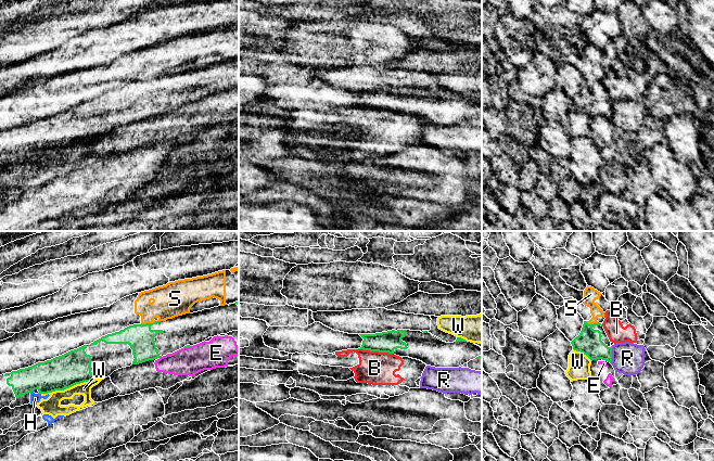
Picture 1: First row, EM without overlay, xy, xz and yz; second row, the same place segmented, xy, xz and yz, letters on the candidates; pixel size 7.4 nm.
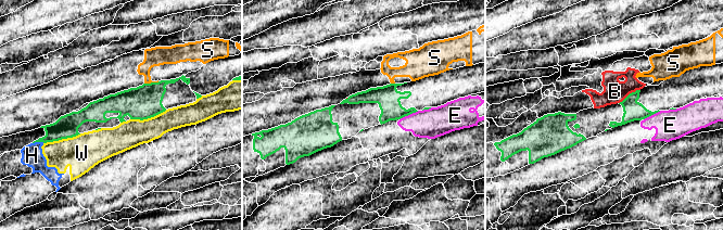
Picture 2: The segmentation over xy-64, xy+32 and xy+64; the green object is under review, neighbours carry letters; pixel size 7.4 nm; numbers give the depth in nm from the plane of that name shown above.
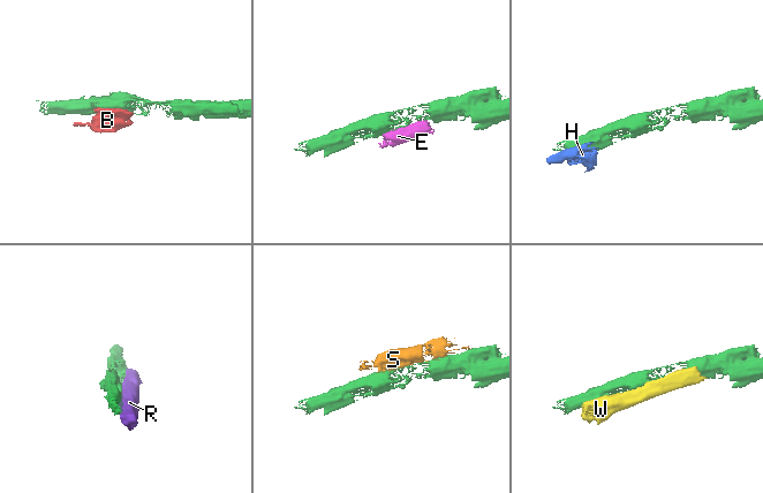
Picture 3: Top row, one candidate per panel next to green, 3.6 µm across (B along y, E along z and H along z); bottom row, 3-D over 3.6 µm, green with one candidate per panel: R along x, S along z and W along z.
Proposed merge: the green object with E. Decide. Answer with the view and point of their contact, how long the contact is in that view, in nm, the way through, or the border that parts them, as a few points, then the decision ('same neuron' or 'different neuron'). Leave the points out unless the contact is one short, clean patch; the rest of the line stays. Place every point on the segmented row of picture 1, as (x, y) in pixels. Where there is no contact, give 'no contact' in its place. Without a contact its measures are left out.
contact xy (187, 346); length 50 nm; border xy (190, 346), (185, 347); different neuron

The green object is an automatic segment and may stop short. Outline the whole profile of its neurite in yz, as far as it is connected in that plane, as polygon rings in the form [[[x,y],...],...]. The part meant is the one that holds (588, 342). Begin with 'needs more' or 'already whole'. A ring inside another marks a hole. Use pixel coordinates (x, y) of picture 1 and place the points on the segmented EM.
needs more | [[[584,321],[582,331],[571,342],[573,349],[586,355],[591,361],[602,359],[611,363],[612,346],[601,323],[588,324]]]

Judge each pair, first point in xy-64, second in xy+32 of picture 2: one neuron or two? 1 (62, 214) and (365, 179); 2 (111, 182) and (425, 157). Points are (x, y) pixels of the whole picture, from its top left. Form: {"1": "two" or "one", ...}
{"1": "one", "2": "two"}

